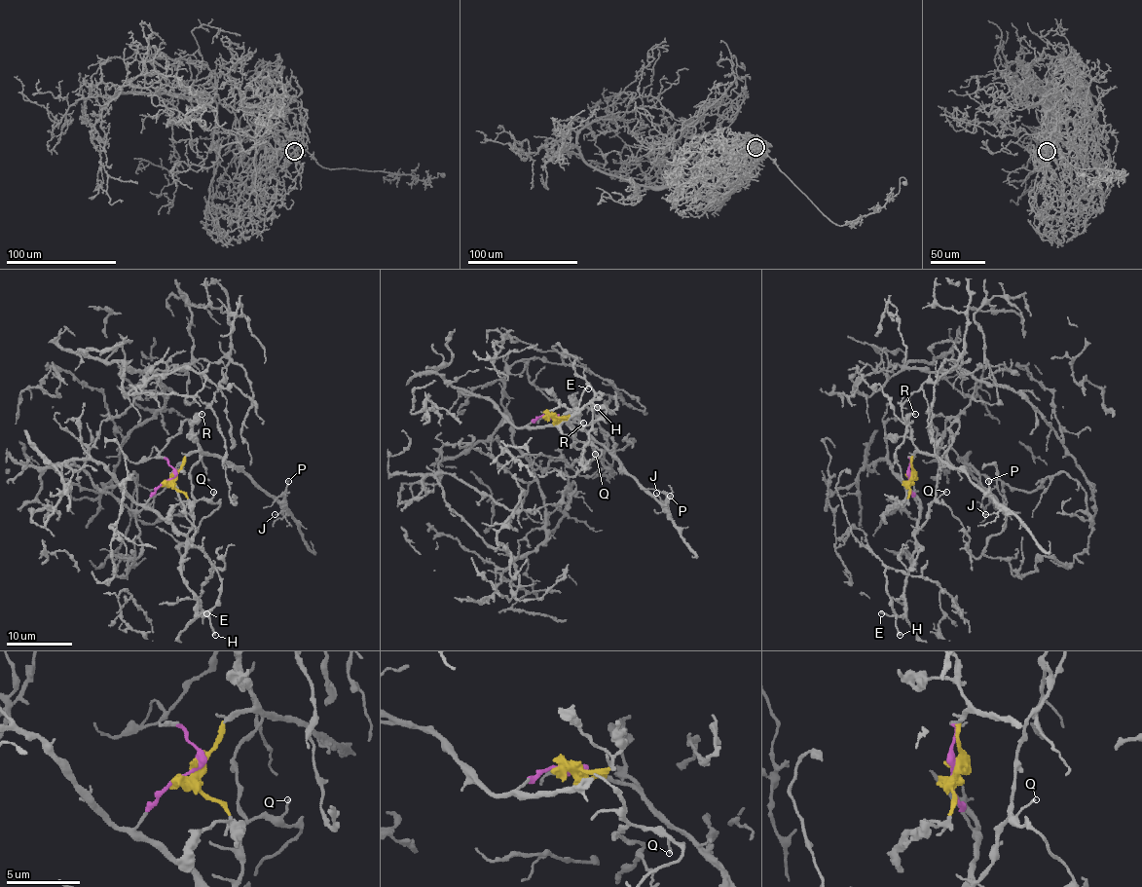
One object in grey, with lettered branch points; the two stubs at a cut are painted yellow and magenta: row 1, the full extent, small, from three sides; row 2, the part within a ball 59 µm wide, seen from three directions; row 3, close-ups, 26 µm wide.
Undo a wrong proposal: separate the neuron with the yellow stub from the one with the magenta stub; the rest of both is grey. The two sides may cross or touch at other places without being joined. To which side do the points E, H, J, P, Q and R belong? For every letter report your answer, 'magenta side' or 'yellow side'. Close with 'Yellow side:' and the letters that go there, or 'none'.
E: magenta side
H: magenta side
J: yellow side
P: yellow side
Q: magenta side
R: yellow side
Yellow side: J, P, R

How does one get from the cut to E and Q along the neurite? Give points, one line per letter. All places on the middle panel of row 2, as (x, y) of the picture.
E: (551, 416), (541, 416), (528, 425), (568, 423), (563, 418), (577, 411), (587, 388)
Q: (551, 416), (541, 416), (528, 425), (558, 425), (566, 421), (574, 427), (574, 436), (591, 444), (596, 454)

